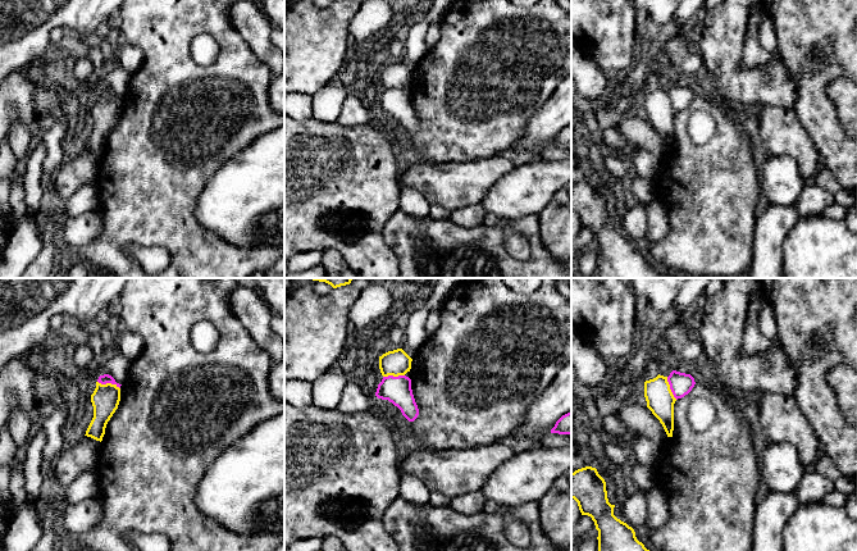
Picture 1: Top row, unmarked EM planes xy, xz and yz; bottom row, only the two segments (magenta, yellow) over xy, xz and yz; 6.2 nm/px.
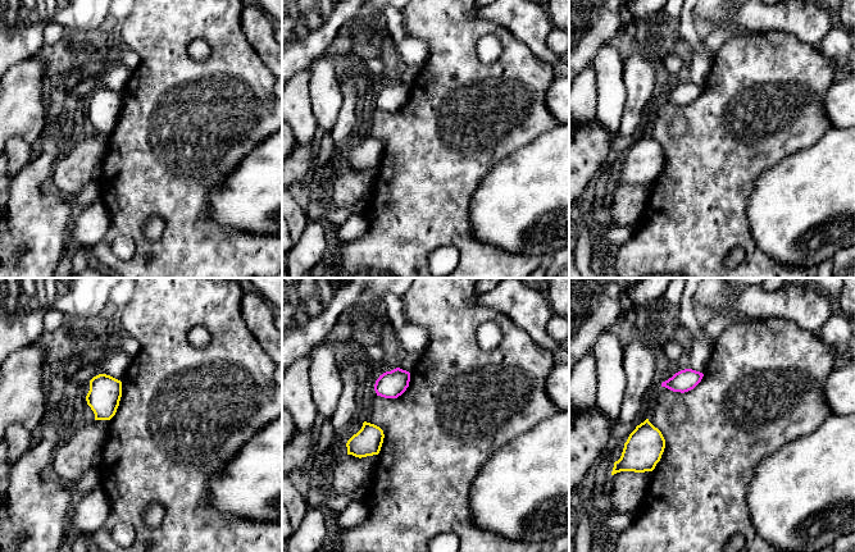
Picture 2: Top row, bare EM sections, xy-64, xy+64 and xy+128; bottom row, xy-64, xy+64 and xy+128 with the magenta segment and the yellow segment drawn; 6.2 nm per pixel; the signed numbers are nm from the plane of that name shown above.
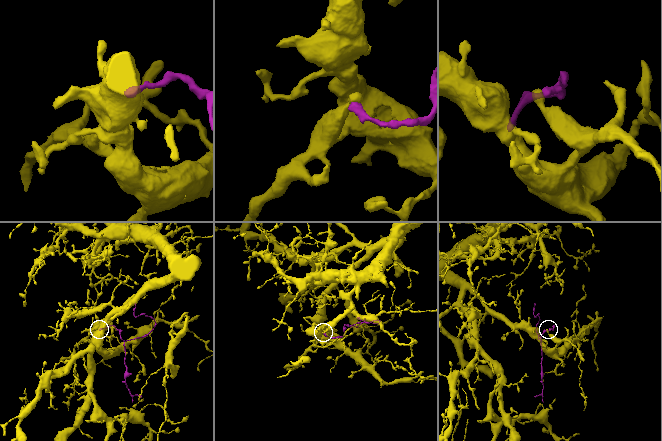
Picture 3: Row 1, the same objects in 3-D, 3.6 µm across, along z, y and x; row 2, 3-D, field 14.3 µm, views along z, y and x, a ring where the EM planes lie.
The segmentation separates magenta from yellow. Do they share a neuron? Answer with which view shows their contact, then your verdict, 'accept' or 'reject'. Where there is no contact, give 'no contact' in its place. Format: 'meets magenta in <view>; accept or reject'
meets magenta in xy; reject

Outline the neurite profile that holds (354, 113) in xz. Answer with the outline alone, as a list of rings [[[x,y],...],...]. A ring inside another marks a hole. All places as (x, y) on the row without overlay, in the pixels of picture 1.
[[[352,92],[345,99],[337,123],[345,127],[373,123],[373,109],[365,108]]]

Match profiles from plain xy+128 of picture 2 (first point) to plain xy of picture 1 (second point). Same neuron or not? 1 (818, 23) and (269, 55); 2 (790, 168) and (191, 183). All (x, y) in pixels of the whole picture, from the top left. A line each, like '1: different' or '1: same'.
1: same
2: different

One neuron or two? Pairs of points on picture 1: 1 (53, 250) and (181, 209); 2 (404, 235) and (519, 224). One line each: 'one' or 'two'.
1: two
2: one

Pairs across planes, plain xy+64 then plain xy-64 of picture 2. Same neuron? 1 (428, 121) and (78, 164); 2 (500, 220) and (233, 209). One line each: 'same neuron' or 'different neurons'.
1: different neurons
2: same neuron

